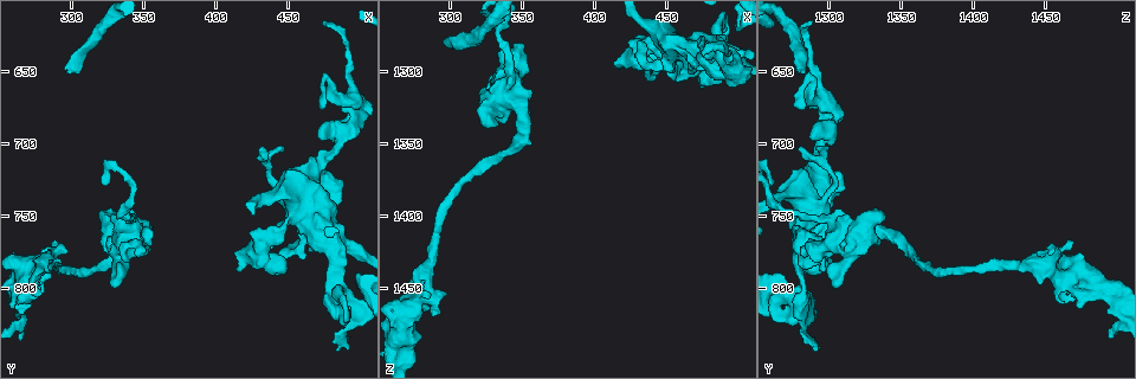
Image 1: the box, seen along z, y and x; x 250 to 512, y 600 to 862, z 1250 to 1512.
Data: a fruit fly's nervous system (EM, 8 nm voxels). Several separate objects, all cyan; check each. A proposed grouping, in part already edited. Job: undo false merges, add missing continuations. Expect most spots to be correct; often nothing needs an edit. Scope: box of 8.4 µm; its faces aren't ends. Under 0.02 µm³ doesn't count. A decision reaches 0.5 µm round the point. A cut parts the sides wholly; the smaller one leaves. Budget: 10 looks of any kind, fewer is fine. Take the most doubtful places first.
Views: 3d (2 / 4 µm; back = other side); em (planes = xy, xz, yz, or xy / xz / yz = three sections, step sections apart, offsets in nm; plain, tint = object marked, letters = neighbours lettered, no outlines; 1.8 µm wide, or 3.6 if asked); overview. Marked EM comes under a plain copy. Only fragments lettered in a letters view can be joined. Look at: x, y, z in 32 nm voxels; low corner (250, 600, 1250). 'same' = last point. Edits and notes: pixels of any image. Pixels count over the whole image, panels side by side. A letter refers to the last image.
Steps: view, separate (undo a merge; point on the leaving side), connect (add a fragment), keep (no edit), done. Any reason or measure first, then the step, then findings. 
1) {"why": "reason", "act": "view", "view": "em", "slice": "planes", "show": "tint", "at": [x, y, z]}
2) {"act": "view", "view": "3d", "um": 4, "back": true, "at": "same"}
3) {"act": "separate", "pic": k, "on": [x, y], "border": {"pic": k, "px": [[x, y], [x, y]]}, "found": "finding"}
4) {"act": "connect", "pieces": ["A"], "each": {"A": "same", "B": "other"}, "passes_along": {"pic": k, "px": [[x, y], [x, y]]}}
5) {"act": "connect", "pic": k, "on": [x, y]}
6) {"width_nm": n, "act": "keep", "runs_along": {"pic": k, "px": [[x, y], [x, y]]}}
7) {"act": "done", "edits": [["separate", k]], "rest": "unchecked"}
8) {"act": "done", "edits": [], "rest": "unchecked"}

{"why": "an open end", "act": "view", "view": "3d", "um": 4, "at": [296, 650, 1278]}

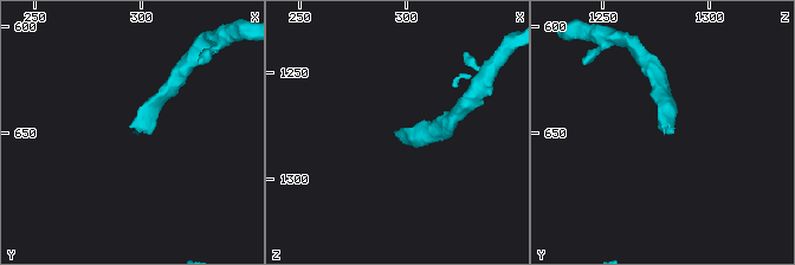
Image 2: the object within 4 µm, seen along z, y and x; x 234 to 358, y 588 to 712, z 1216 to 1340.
{"act": "view", "view": "em", "slice": "planes", "show": "tint", "at": [297, 650, 1280]}

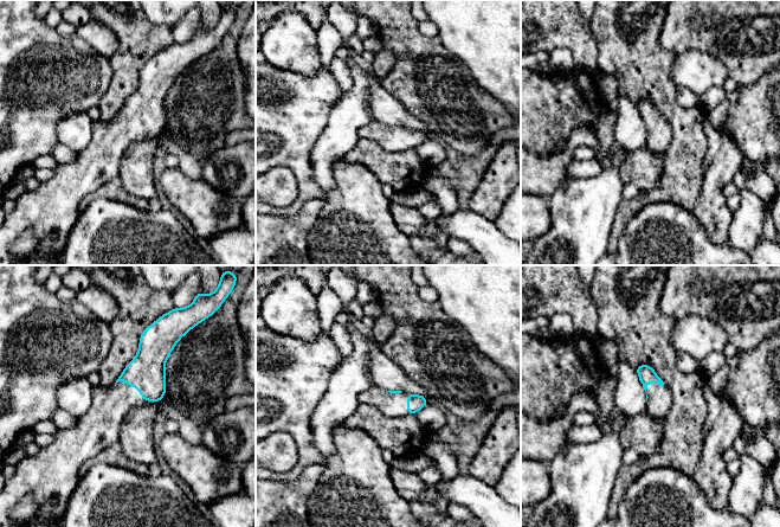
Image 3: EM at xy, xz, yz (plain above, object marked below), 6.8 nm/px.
{"why": "see the neighbours", "act": "view", "view": "em", "slice": "planes", "show": "letters", "at": "same"}

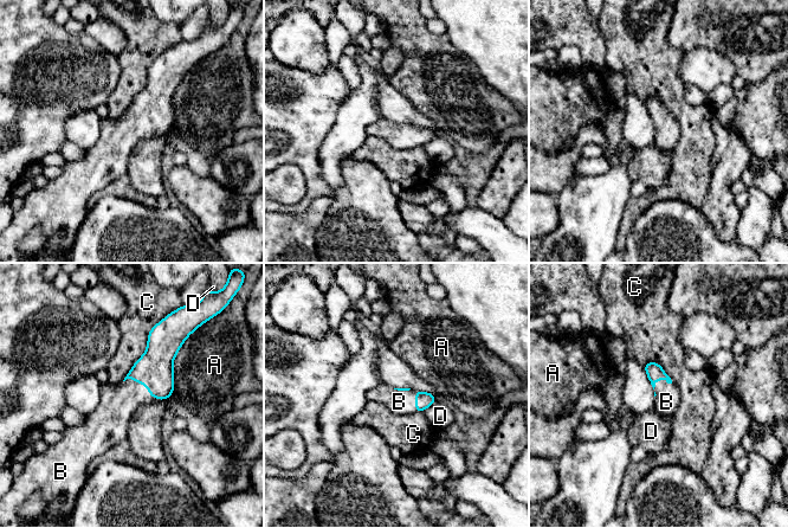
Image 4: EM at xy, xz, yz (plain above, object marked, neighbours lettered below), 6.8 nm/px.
{"longest_contact_nm": ["C", 500], "act": "connect", "pieces": ["B"], "each": {"A": "other", "B": "same", "C": "other", "D": "other"}, "found": "it goes on there"}

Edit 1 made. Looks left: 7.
{"why": "redraw", "act": "view", "view": "overview"}

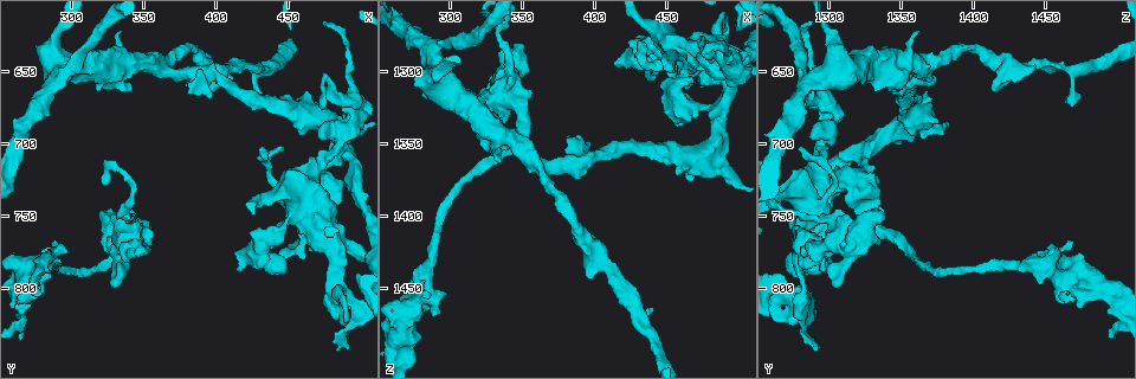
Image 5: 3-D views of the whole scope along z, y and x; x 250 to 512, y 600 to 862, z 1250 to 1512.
{"why": "sudden change in width", "act": "view", "view": "3d", "um": 2, "at": [432, 768, 1286]}

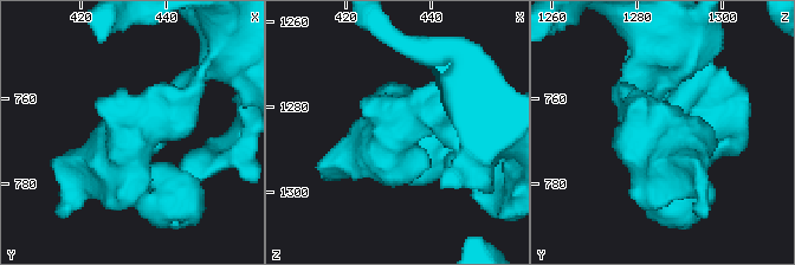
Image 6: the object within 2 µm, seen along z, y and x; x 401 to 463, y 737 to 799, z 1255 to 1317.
{"act": "view", "view": "em", "slice": "planes", "show": "letters", "at": [430, 768, 1285]}

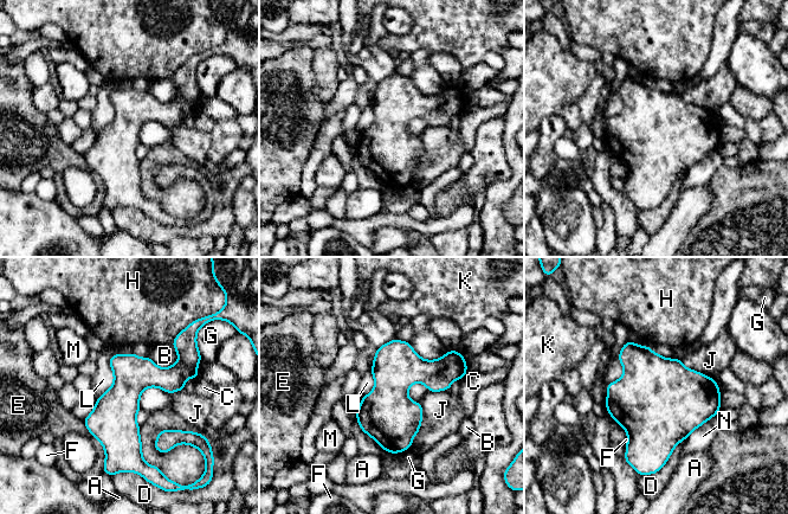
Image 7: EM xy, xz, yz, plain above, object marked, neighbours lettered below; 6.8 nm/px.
{"width_nm": 280, "act": "keep", "each": {"A": "other", "B": "other", "C": "other", "D": "other", "E": "other", "F": "other", "G": "other", "H": "other", "J": "other", "K": "other", "L": "other", "M": "other", "N": "other"}, "runs_along": {"pic": 7, "px": [[178, 341], [182, 362], [121, 403], [121, 461]]}, "found": "all the same cell"}

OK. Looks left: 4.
{"why": "sharp bend", "act": "view", "view": "3d", "um": 4, "at": [486, 694, 1294]}

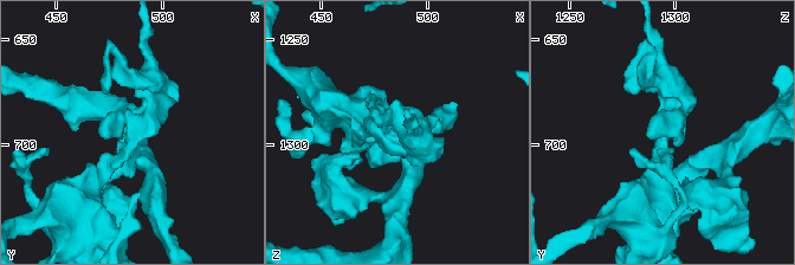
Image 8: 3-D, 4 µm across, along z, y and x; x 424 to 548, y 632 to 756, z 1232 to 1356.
{"why": "shape alone is not enough", "act": "view", "view": "em", "slice": "xy", "step": 8, "show": "tint", "at": [486, 693, 1295]}

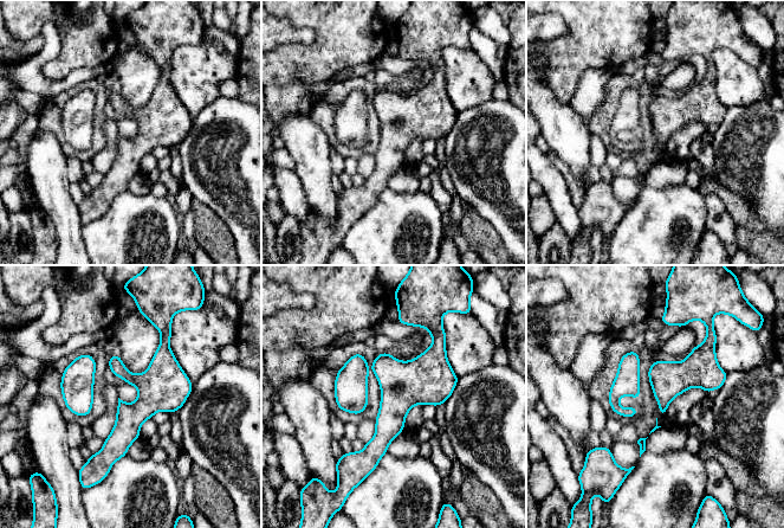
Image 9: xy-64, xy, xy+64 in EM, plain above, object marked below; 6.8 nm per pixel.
{"why": "cut it another way", "act": "view", "view": "em", "slice": "planes", "show": "letters", "at": "same"}

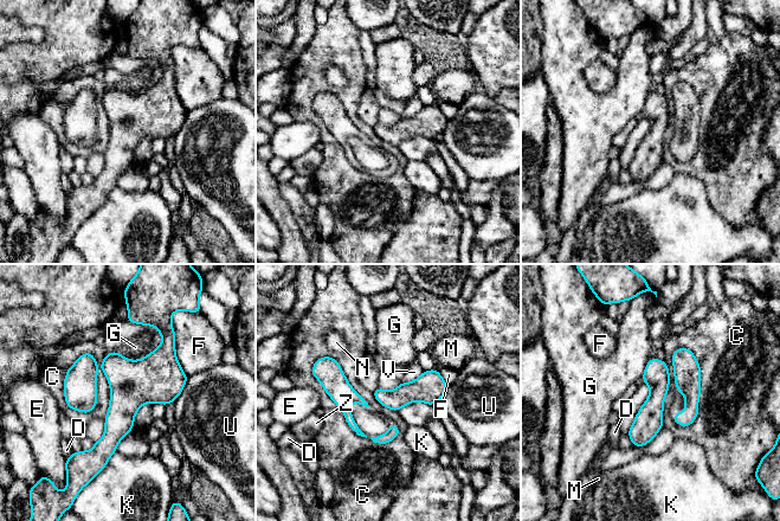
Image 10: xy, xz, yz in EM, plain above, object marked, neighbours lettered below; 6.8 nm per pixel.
{"act": "keep", "each": {"C": "other", "D": "other", "E": "other", "F": "other", "G": "other", "K": "other", "M": "other", "N": "other", "U": "other", "V": "other", "Z": "other"}, "found": "one cell here"}

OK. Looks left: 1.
{"act": "done", "edits": [["connect", 4]], "rest": "unchecked"}

